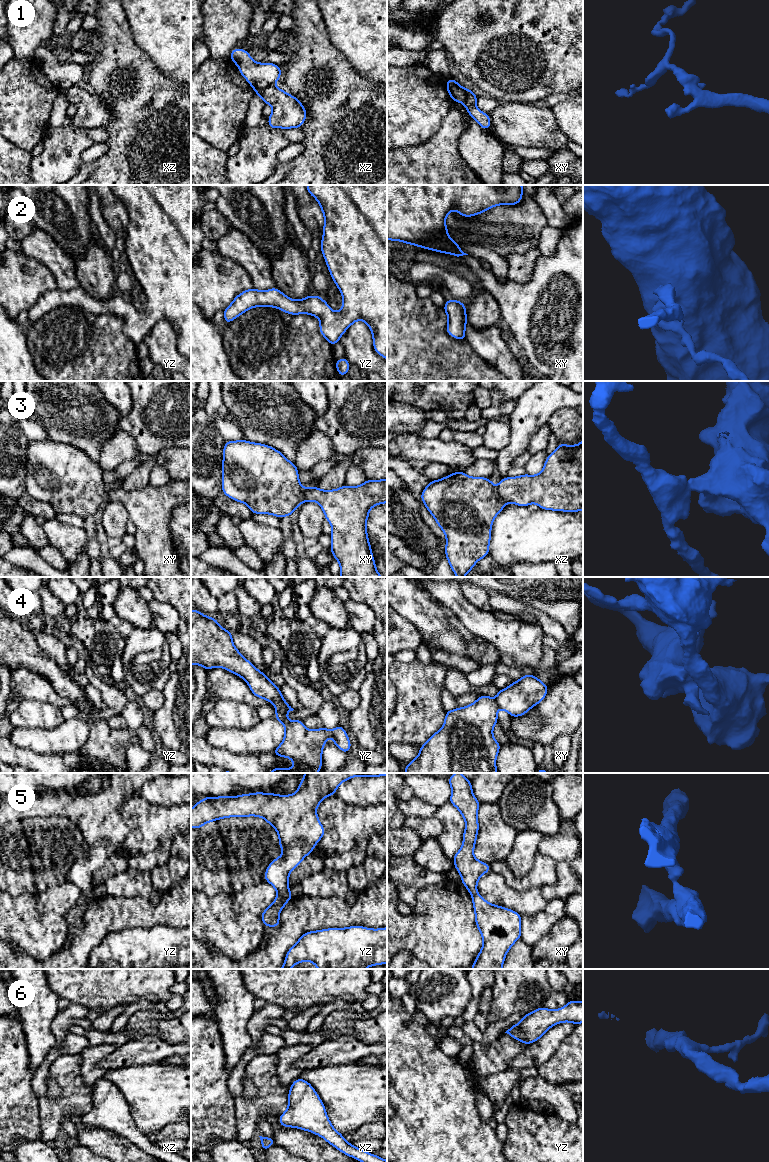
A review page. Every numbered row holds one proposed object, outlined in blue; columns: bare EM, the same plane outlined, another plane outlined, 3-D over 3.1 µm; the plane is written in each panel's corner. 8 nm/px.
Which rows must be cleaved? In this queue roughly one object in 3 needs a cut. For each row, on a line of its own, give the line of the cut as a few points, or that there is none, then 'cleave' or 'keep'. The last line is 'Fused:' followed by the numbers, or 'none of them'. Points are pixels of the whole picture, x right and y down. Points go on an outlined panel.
1: xz (272, 84), (255, 90) | cleave
2: no cut | keep
3: xz (495, 488), (498, 495), (506, 502) | cleave
4: yz (284, 700), (275, 706) | cleave
5: yz (278, 892), (288, 893) | cleave
6: no cut | keep
Fused: 1, 3, 4, 5

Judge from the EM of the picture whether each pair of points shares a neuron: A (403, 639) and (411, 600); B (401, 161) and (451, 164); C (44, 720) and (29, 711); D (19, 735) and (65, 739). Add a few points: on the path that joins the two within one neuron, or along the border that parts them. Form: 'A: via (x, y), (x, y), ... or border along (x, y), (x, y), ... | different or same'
A: border along (397, 612), (414, 626), (421, 639) | different
B: via (413, 164), (439, 164) | same
C: via (40, 716), (33, 714) | same
D: via (30, 739), (54, 739) | same

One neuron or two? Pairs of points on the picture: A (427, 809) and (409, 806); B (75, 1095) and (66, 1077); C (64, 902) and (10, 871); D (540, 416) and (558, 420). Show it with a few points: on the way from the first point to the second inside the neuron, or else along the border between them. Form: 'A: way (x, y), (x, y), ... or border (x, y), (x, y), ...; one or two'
A: way (423, 809), (413, 808); one
B: way (73, 1091), (70, 1081); one
C: border (35, 893), (32, 895), (22, 893), (12, 896); two
D: border (570, 407), (558, 408), (547, 422); two

